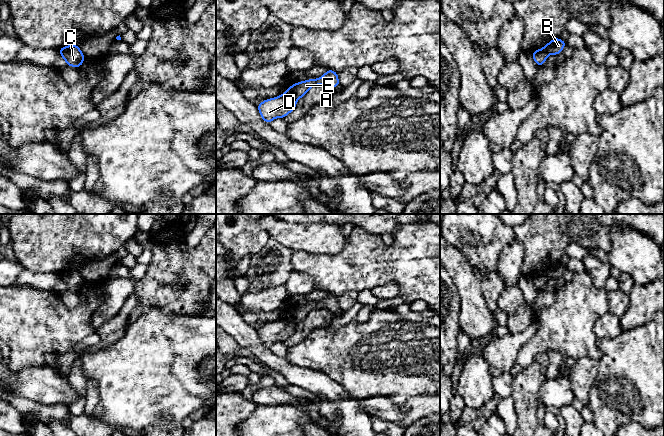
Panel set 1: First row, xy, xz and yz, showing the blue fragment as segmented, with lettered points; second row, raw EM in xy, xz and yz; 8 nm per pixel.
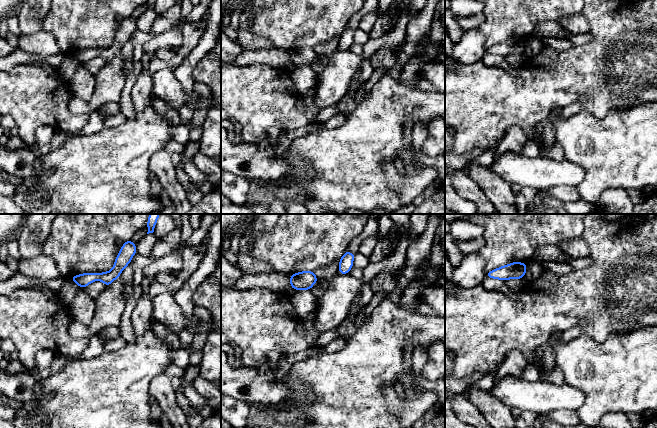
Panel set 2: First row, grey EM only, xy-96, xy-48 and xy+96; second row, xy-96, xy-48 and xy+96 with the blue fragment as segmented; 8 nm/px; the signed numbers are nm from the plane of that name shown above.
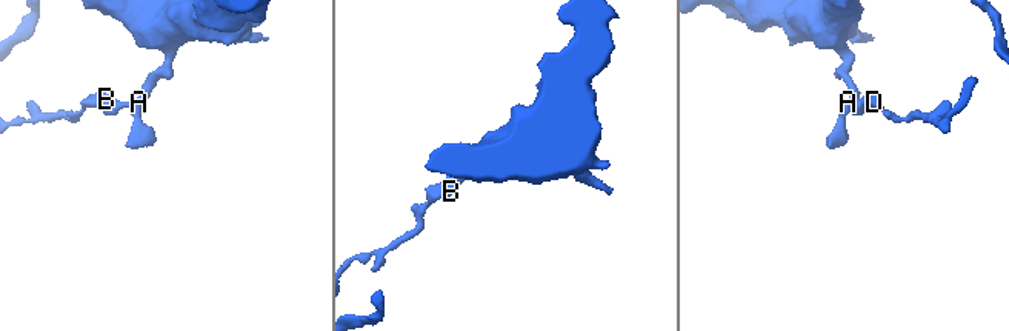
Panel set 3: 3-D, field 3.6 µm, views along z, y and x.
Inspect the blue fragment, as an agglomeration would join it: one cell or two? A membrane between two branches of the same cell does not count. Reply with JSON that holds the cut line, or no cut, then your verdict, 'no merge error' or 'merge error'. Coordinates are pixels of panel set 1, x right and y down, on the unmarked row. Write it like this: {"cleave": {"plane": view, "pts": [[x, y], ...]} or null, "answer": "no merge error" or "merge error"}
{"cleave": {"plane": "xz", "pts": [[285, 316], [296, 324]]}, "answer": "merge error"}

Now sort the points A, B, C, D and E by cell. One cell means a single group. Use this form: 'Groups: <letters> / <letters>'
Groups: A C E / B D

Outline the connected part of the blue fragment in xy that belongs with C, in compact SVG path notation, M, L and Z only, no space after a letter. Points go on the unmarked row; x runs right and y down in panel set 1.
M71 269L65 275L60 277L60 280L67 286L68 290L80 291L85 282L78 269Z

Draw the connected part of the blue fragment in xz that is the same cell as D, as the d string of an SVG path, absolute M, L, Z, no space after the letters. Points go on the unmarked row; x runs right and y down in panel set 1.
M284 317L278 321L266 323L257 330L262 343L270 348L273 343L284 342L292 336L296 332L296 326L293 320Z

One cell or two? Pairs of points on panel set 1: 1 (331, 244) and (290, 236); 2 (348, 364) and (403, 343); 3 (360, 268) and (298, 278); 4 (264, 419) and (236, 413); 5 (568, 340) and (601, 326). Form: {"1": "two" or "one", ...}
{"1": "one", "2": "one", "3": "two", "4": "two", "5": "two"}

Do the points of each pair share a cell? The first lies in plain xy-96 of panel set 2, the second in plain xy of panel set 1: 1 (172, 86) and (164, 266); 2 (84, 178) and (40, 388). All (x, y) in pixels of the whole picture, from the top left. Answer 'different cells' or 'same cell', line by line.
1: different cells
2: different cells

